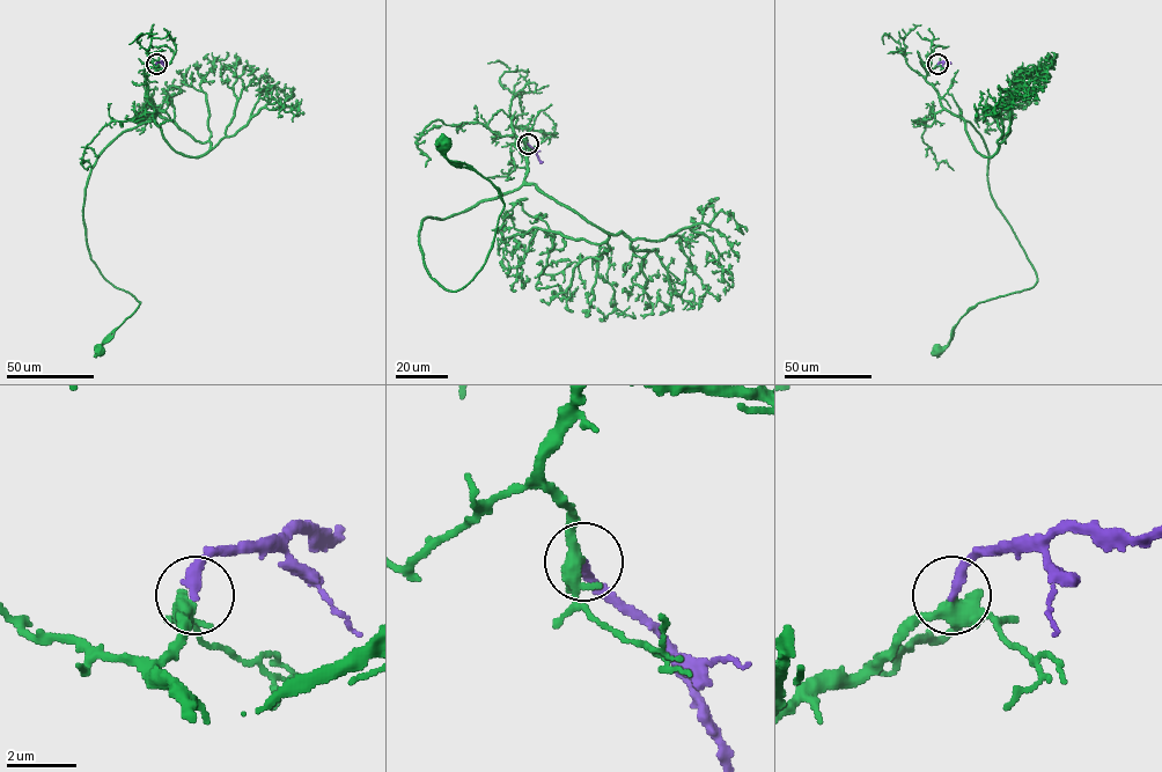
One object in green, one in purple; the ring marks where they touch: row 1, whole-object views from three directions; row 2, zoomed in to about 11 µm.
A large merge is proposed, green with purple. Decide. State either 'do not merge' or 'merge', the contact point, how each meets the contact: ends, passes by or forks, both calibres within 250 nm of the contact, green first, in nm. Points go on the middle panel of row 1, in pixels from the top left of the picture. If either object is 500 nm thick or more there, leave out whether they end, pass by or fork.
merge | (528, 144) | green forks | purple ends | 360/280 nm

